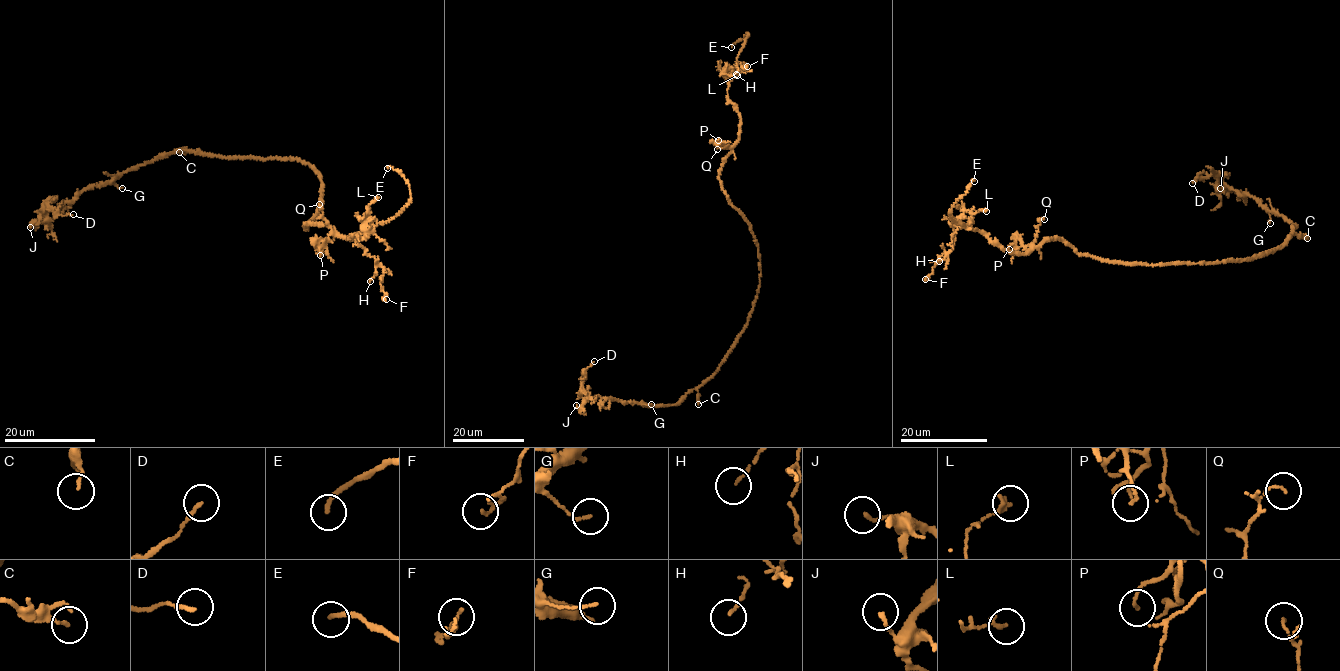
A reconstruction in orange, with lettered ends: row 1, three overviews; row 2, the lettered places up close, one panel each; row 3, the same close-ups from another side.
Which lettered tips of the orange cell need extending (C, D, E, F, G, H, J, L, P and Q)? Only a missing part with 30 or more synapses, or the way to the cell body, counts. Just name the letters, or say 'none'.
E

